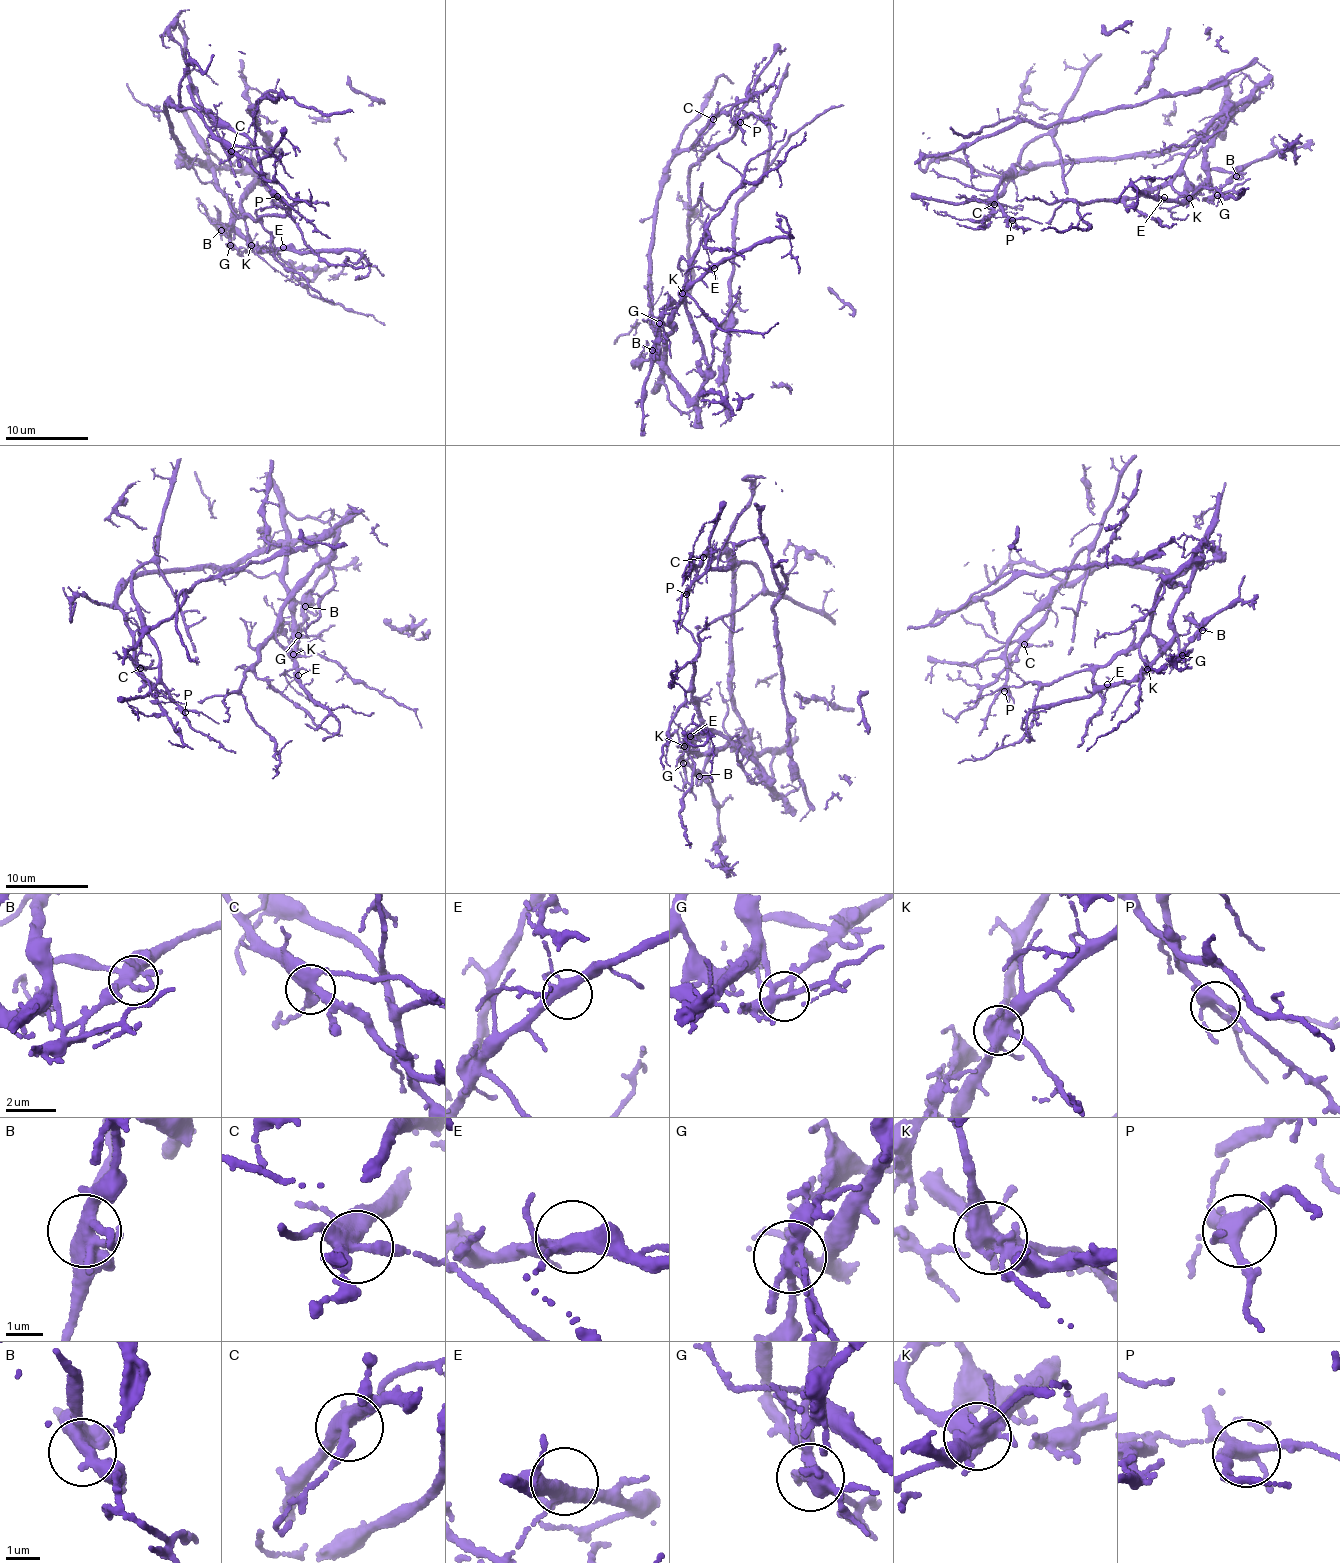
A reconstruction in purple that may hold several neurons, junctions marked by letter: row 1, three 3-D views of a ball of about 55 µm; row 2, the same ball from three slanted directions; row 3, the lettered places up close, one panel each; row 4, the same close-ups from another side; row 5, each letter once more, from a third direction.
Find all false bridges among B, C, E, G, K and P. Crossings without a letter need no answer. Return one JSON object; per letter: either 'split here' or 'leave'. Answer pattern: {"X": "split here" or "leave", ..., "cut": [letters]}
{"B": "leave", "C": "leave", "E": "leave", "G": "split here", "K": "split here", "P": "leave", "cut": ["G", "K"]}

